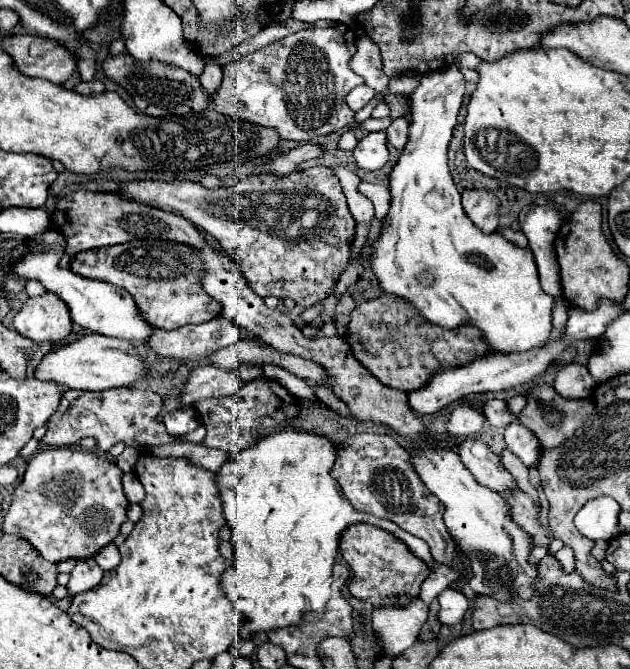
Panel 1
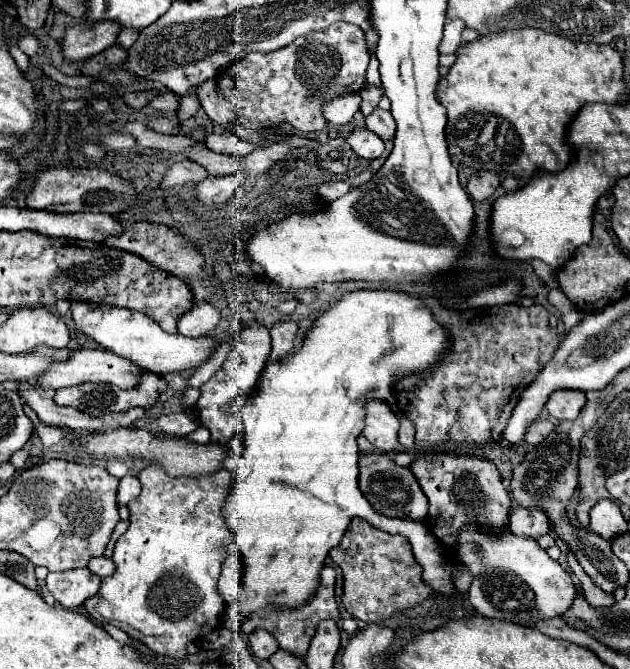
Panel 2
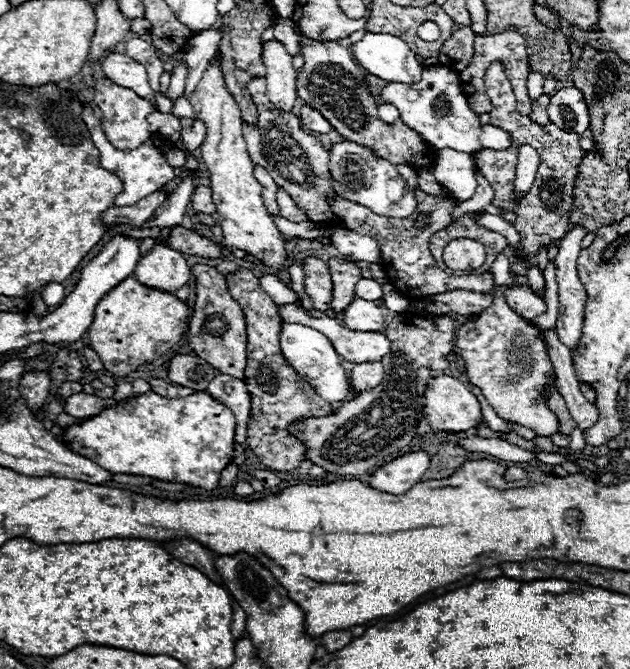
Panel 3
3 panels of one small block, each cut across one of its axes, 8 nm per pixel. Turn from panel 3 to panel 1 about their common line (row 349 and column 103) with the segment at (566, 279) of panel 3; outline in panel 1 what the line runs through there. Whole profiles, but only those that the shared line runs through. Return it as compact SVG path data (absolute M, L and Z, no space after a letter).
M84 558L80 562L76 562L74 570L70 572L70 582L68 582L68 594L74 596L74 594L80 594L80 592L86 592L94 586L100 584L104 576L104 570L98 566L98 562L94 558Z

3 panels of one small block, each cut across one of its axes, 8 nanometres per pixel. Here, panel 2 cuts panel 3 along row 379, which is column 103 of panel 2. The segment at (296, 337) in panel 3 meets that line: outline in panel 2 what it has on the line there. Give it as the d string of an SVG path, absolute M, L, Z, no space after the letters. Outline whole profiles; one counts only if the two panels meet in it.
M70 302L72 318L78 330L94 338L102 348L136 362L142 368L148 368L158 374L180 372L194 366L200 366L212 354L214 342L210 338L186 338L182 334L168 334L152 322L146 314L138 310L128 310L120 306L96 306L94 302Z

